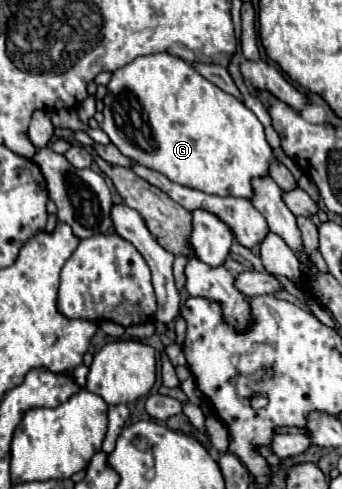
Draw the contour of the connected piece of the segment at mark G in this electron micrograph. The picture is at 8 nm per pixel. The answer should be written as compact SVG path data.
M166 52L146 54L114 70L106 88L108 94L104 96L102 130L124 156L164 174L176 184L196 188L206 194L252 198L250 178L264 176L268 172L272 148L266 142L264 126L240 100L208 82L192 64Z

